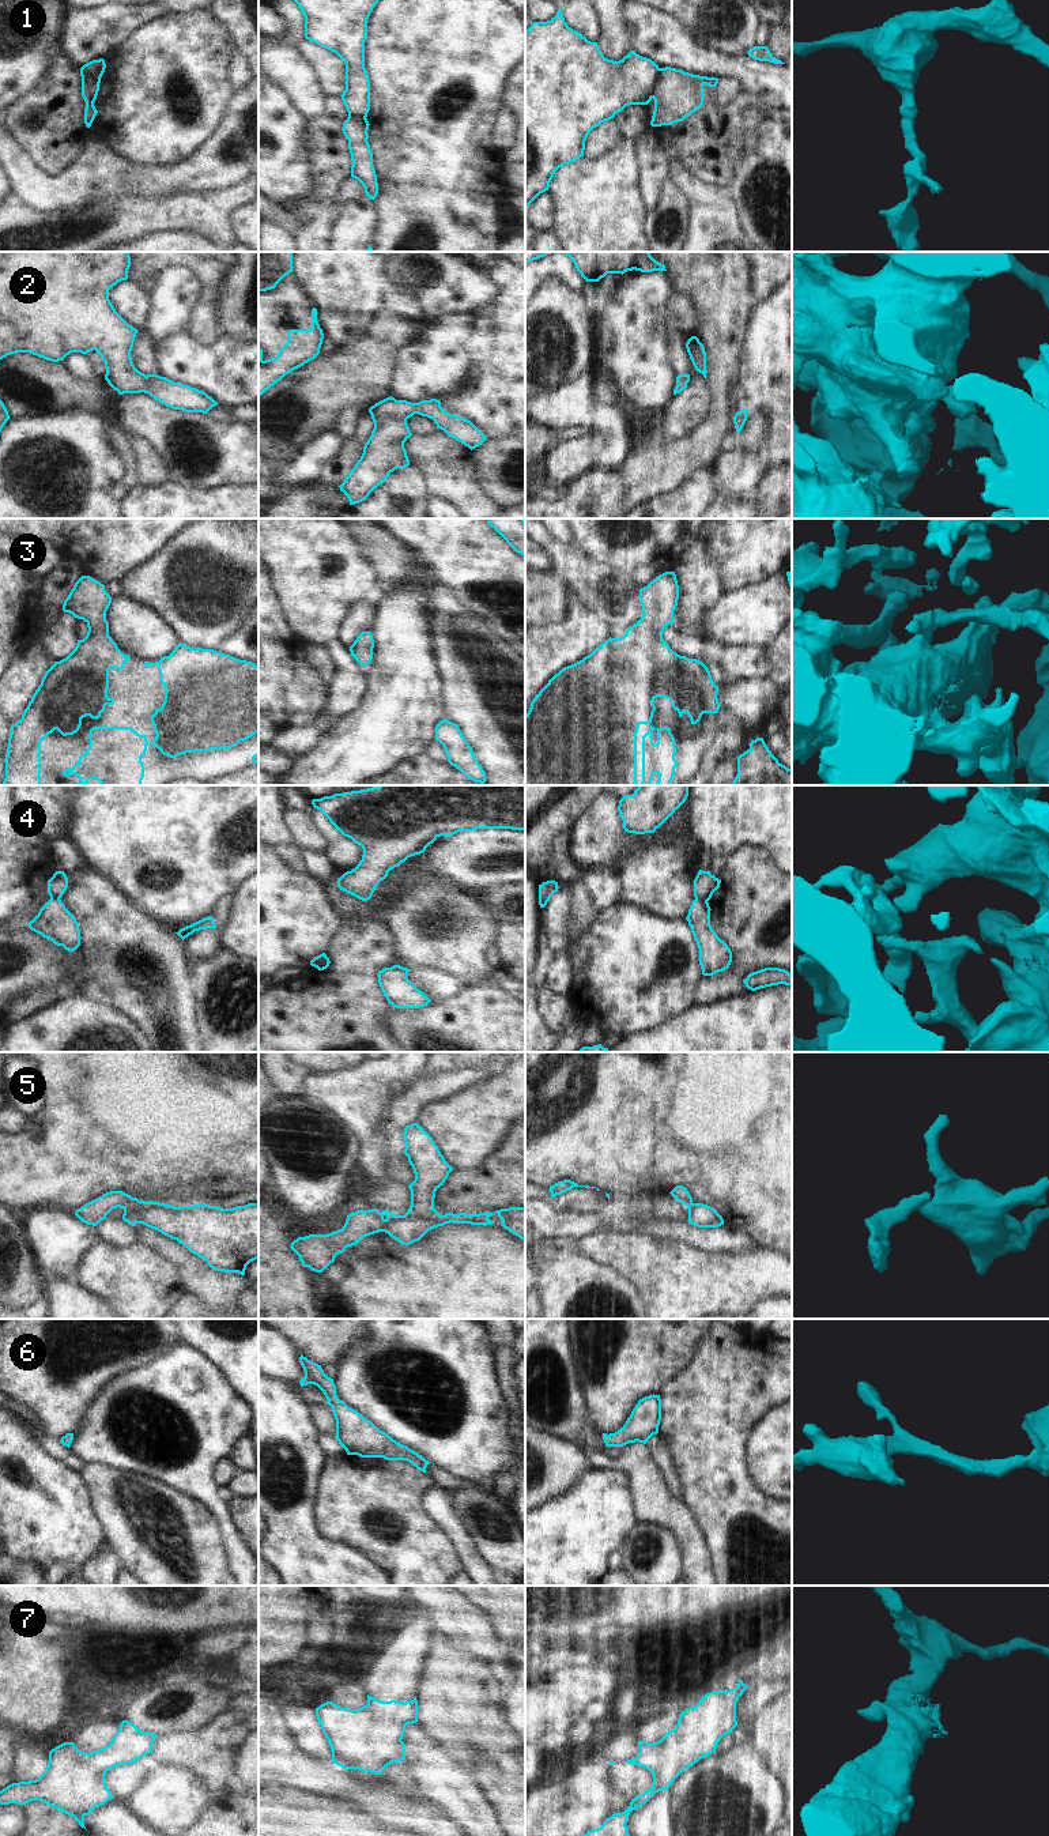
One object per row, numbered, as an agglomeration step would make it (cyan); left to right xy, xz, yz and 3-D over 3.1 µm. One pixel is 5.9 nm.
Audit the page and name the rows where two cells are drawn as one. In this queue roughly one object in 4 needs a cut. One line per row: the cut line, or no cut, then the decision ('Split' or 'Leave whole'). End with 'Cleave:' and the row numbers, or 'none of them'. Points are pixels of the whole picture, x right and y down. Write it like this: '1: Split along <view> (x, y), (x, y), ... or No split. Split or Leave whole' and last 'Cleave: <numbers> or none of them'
1: Split along yz (660, 68), (652, 97). Split
2: No split. Leave whole
3: No split. Leave whole
4: Split along yz (695, 897), (706, 901). Split
5: Split along xz (395, 1216), (378, 1231). Split
6: No split. Leave whole
7: No split. Leave whole
Cleave: 1, 4, 5.

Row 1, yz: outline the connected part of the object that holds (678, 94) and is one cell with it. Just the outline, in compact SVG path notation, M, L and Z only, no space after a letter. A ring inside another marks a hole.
M671 67L660 68L653 93L654 110L650 125L661 127L683 121L702 108L703 86L716 87L718 80Z

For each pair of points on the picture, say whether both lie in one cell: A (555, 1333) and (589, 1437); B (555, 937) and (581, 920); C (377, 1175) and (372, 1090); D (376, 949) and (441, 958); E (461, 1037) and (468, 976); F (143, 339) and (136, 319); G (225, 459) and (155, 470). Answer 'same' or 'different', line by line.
A: same
B: different
C: same
D: different
E: different
F: different
G: different

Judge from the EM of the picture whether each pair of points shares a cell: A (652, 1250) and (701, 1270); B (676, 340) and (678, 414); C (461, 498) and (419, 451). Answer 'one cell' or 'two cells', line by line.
A: one cell
B: one cell
C: one cell

